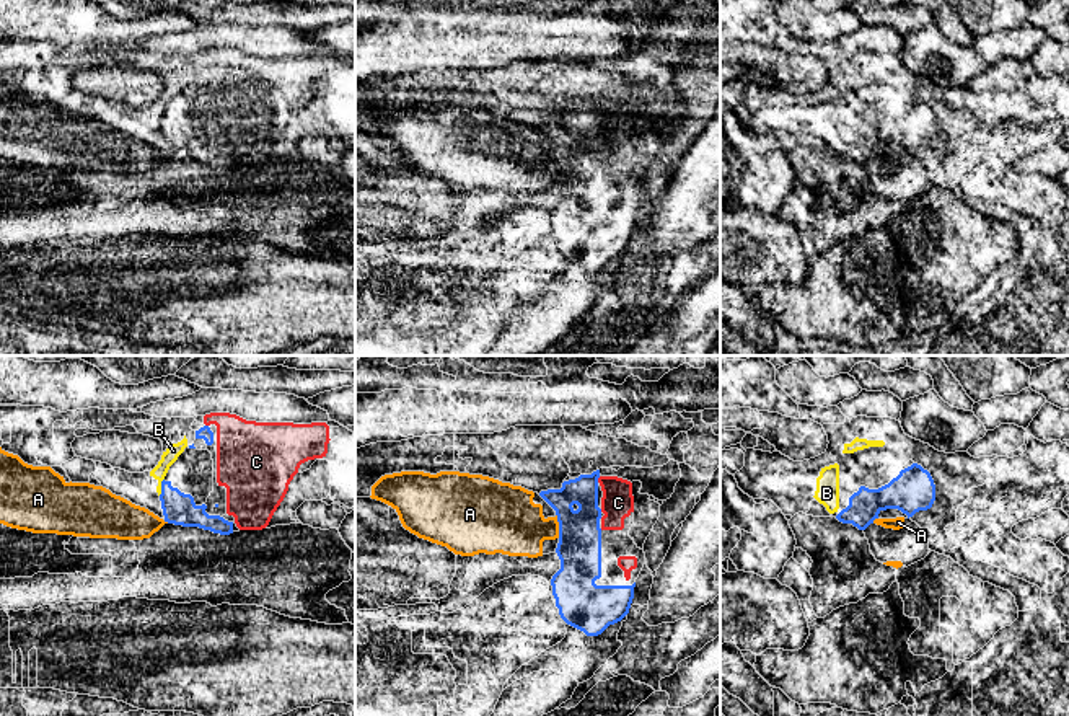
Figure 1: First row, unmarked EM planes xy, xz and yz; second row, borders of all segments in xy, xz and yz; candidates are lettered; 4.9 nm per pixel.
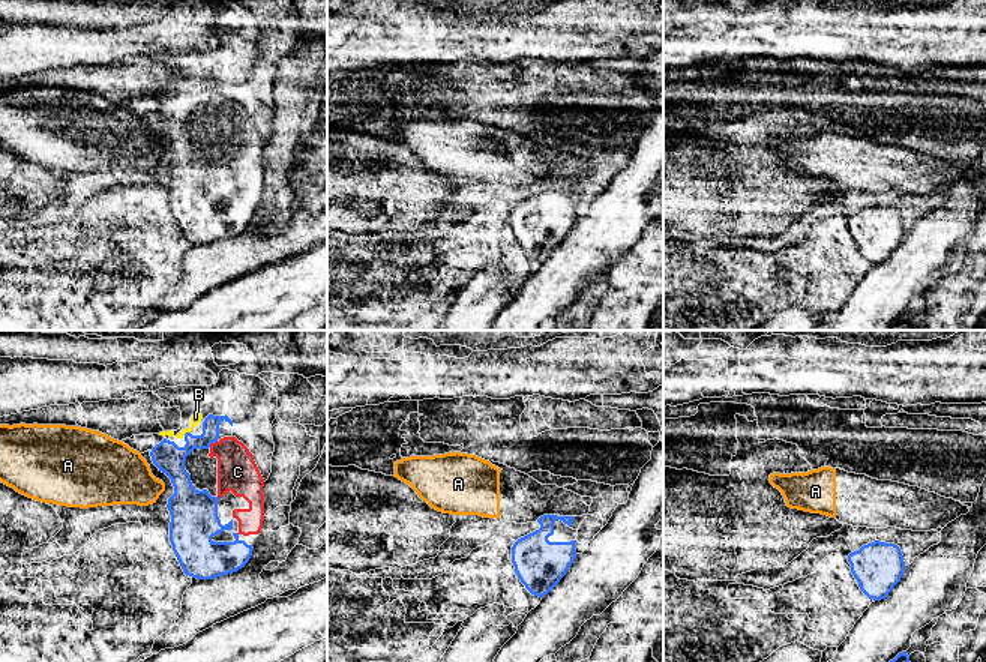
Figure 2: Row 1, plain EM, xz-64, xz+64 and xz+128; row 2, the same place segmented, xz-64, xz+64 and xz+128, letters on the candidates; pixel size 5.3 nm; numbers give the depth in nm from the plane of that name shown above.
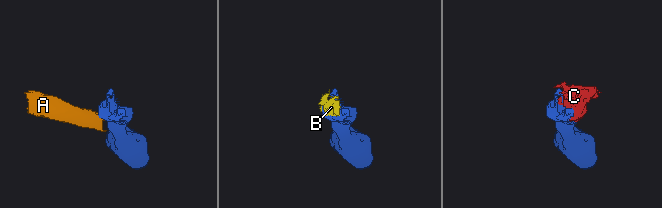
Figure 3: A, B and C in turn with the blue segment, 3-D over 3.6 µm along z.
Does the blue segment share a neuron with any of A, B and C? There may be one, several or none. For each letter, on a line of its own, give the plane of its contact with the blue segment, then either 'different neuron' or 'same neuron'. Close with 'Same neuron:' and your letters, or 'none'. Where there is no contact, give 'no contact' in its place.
A: xz | different neuron
B: xy | same neuron
C: xz | same neuron
Same neuron: B, C

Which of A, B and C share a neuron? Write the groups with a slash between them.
A / B C

